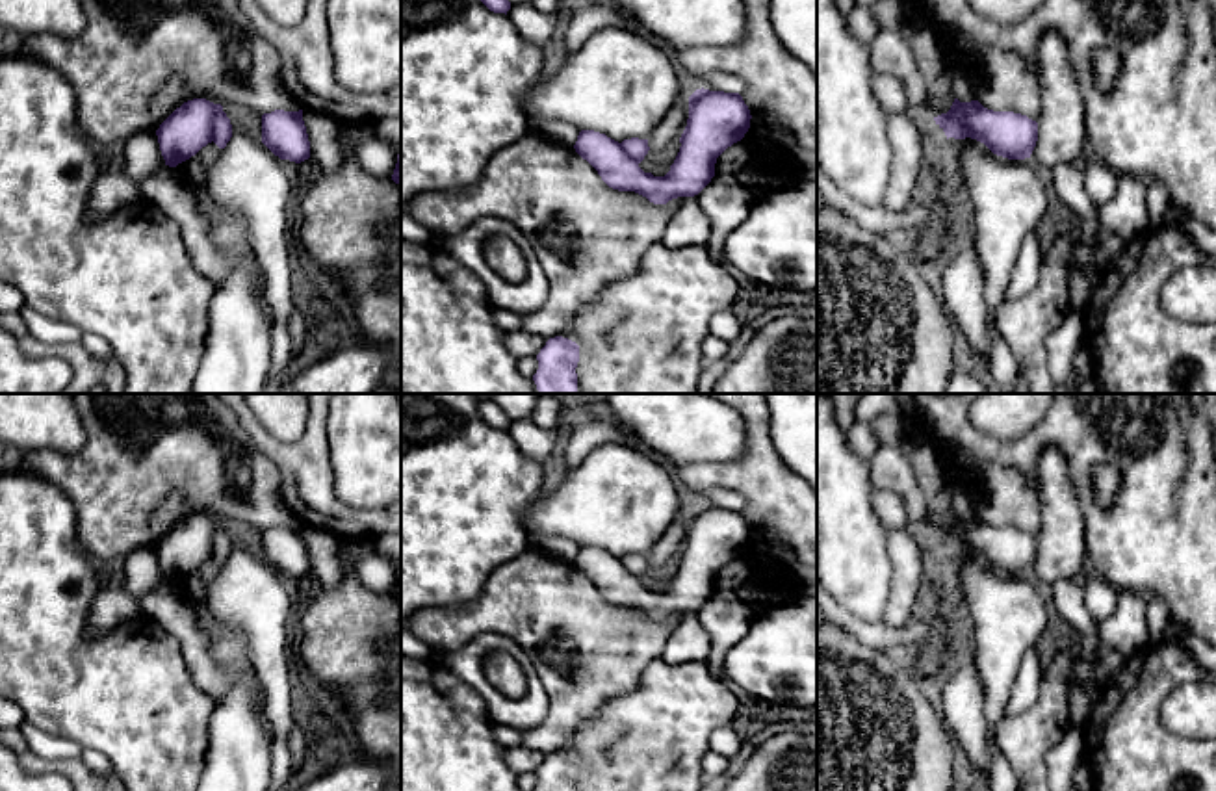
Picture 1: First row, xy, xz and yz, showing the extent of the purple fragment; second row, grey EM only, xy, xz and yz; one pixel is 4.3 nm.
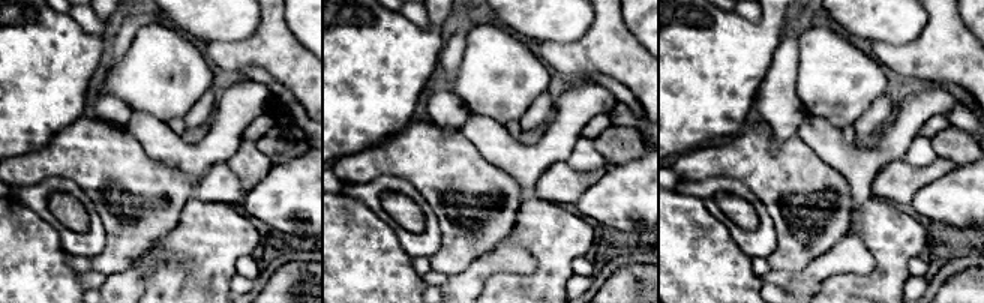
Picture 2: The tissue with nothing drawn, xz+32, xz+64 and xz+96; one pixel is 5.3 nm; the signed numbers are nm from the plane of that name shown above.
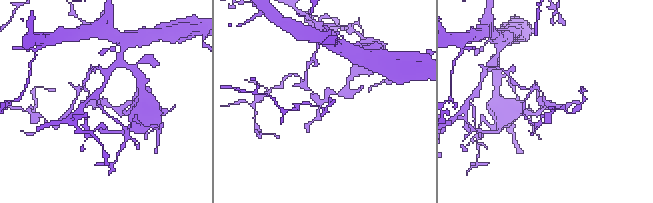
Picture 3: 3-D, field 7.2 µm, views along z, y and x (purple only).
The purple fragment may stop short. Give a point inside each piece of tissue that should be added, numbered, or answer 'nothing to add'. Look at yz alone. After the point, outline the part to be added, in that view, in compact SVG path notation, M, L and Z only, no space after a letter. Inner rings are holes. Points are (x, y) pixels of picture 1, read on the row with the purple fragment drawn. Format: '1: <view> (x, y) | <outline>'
nothing to add

